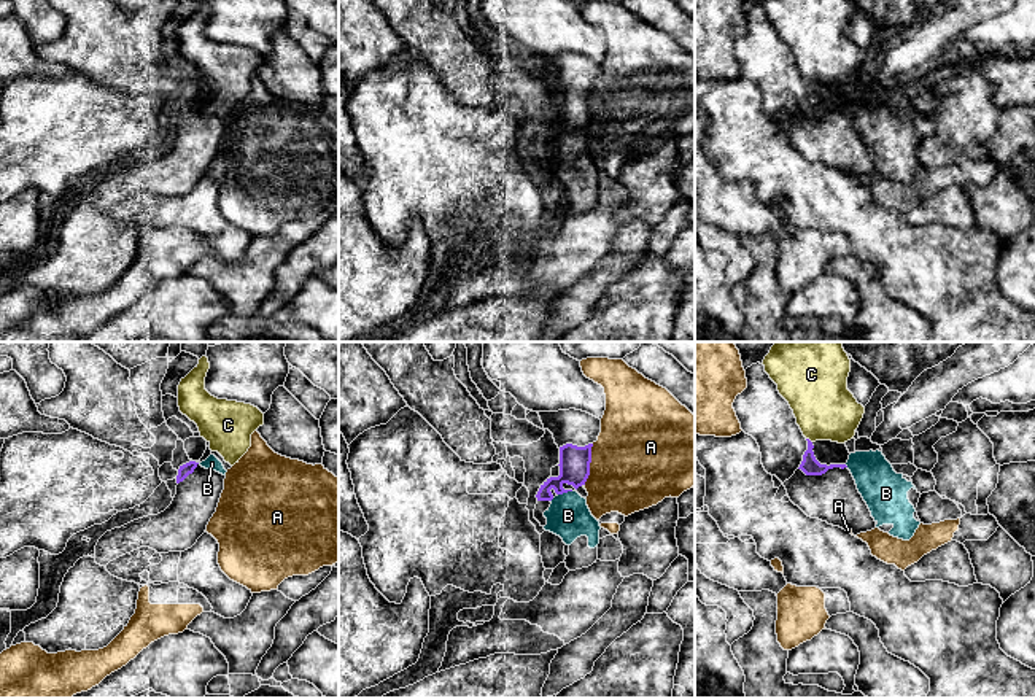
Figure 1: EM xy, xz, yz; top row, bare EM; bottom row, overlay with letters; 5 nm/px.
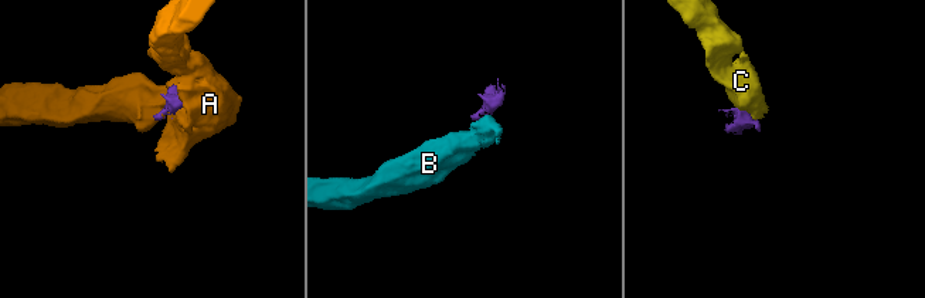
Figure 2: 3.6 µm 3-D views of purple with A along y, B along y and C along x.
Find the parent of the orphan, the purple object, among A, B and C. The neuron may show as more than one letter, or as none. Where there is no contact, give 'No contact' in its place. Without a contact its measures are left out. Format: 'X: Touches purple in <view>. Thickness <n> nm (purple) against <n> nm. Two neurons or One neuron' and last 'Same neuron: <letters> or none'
A: Touches purple in xz. Thickness 160 nm (purple) against 460 nm. Two neurons
B: Touches purple in xz. Thickness 160 nm (purple) against 220 nm. Two neurons
C: Touches purple in yz. Thickness 90 nm (purple) against 300 nm. Two neurons
Same neuron: none

